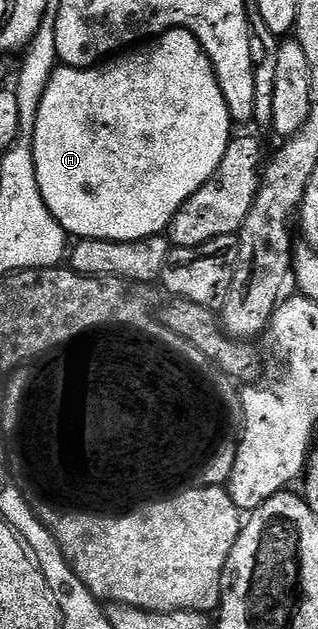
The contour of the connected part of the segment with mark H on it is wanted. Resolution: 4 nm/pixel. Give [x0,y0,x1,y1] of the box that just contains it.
[33,28,235,240]

